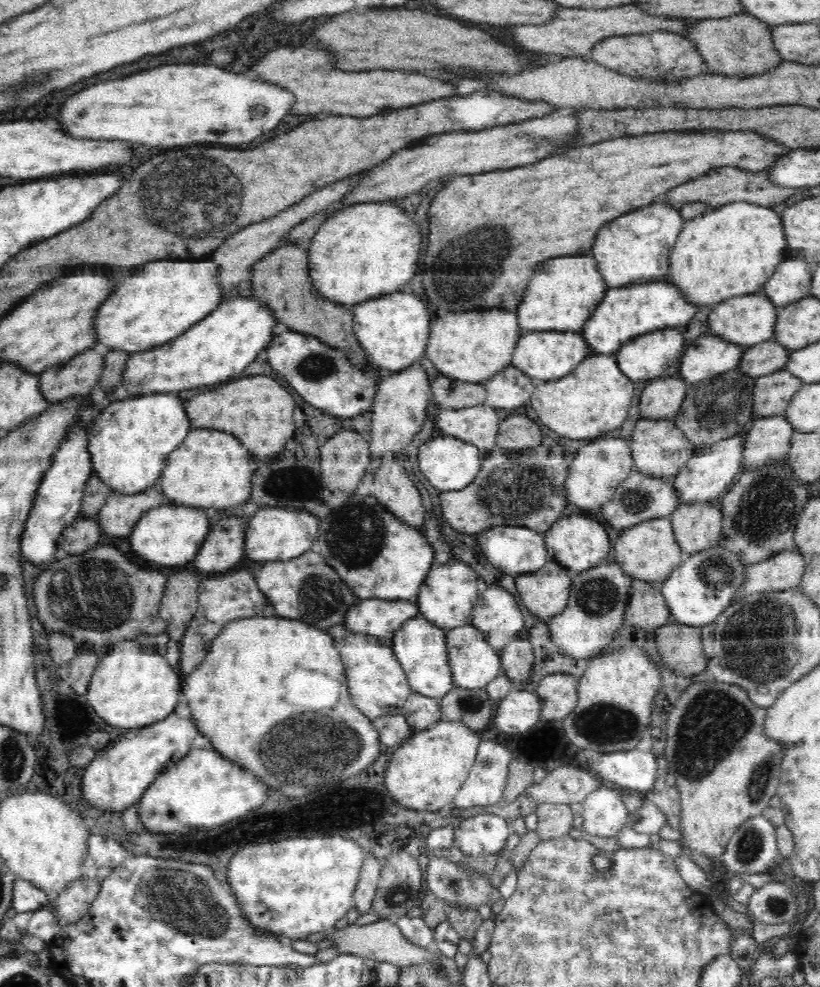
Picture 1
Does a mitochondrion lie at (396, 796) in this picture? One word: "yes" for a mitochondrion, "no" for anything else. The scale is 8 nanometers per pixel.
no

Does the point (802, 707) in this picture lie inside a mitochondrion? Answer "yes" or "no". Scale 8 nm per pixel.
no

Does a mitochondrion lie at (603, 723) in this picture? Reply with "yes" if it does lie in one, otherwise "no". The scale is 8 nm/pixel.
yes

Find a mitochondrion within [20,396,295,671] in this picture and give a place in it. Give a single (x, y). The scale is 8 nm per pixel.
(92, 592)

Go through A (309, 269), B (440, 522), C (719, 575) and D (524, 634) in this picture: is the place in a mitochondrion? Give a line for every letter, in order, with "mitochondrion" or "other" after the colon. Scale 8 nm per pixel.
A: other
B: other
C: mitochondrion
D: other

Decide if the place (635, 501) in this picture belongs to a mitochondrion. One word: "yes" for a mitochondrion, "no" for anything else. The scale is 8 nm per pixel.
yes

